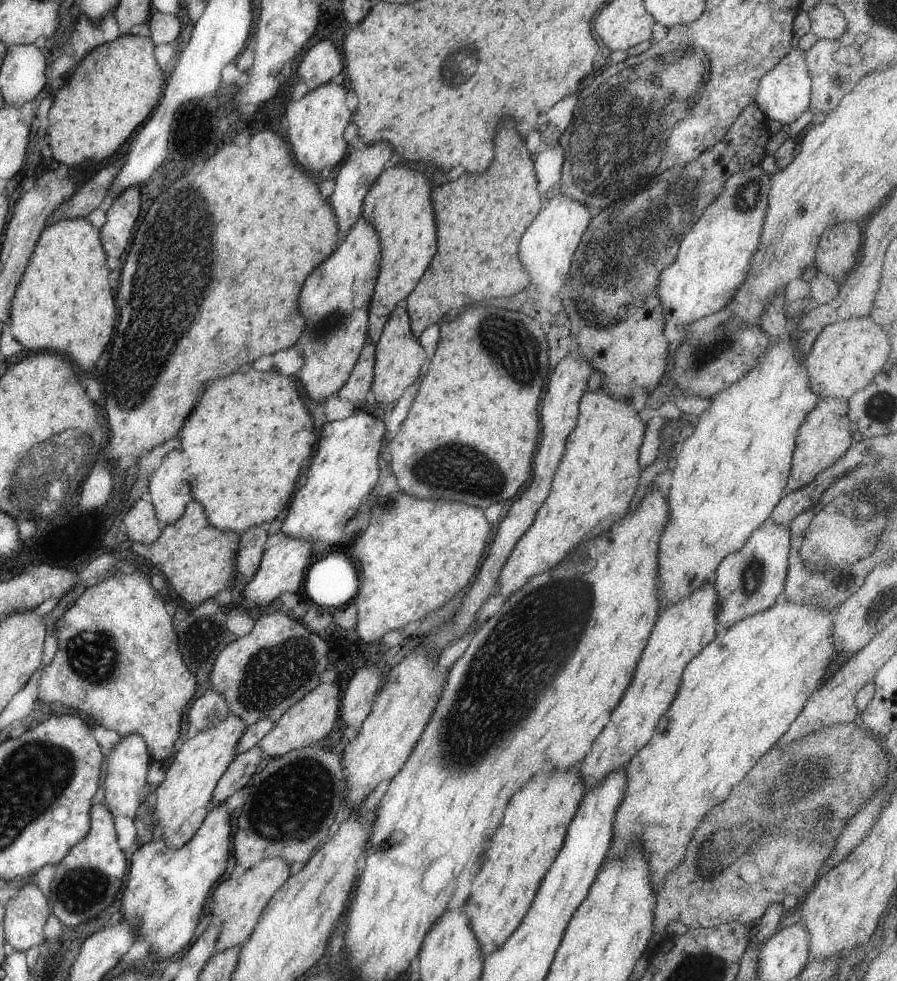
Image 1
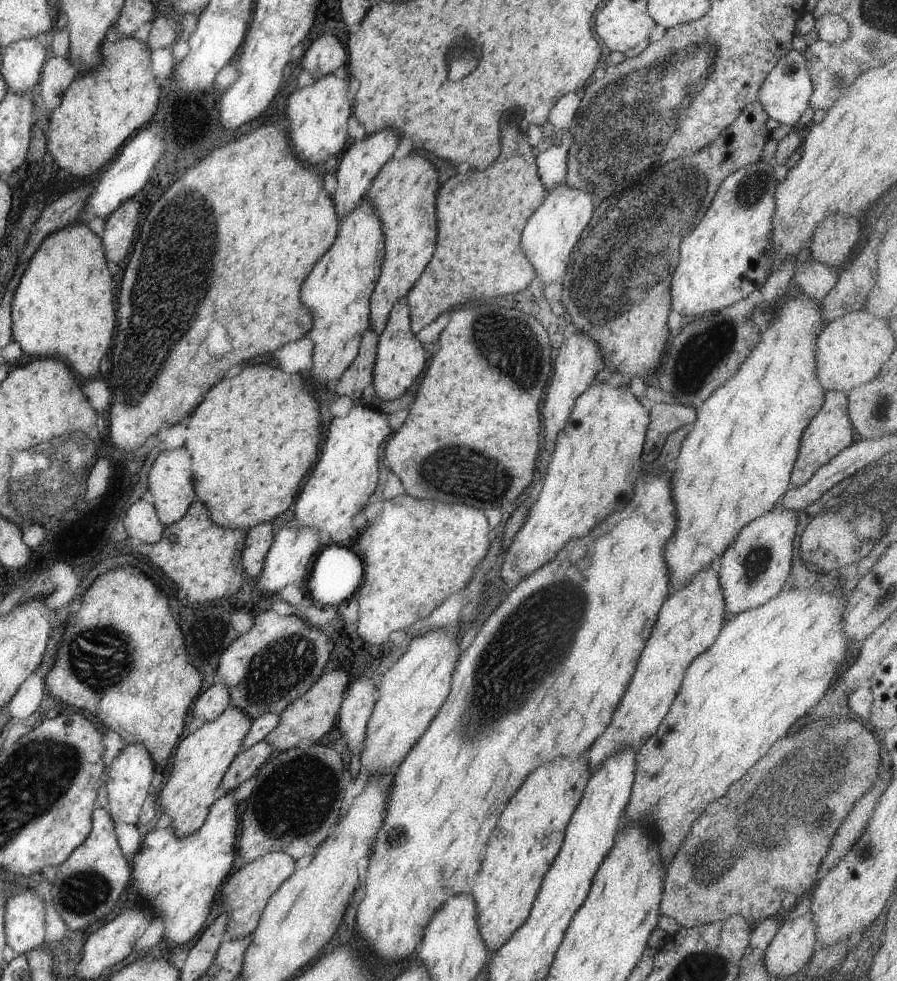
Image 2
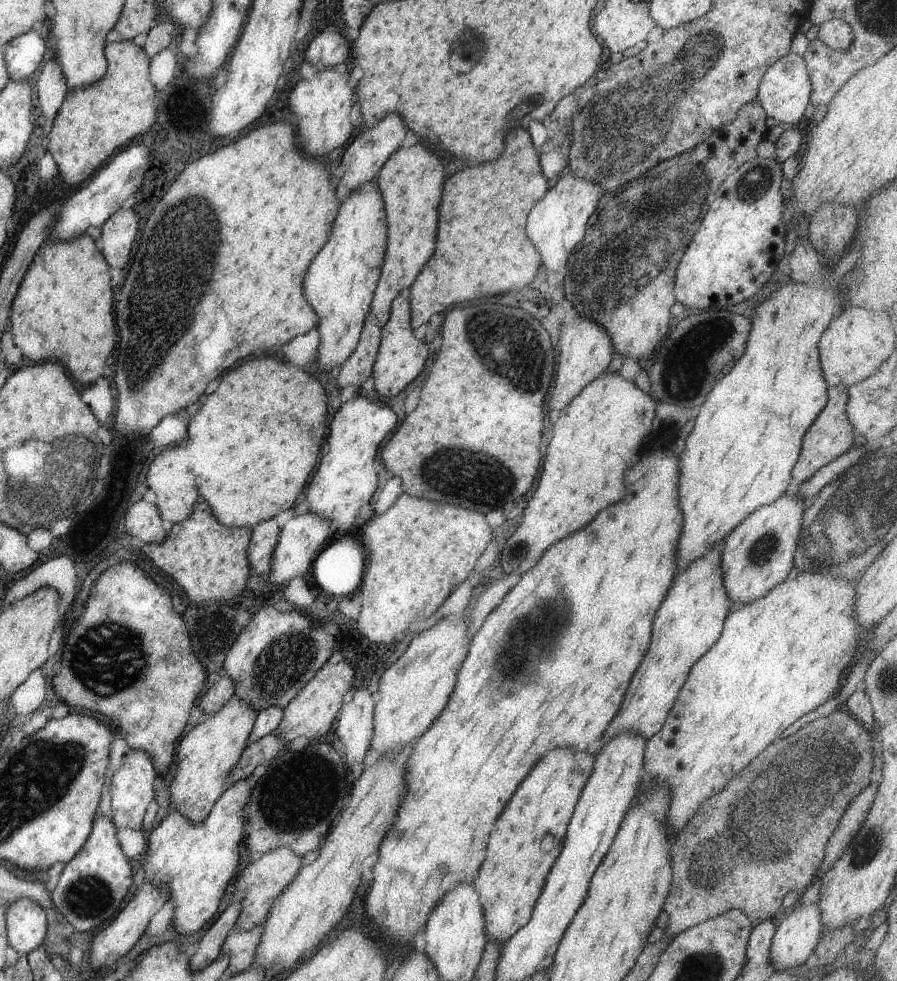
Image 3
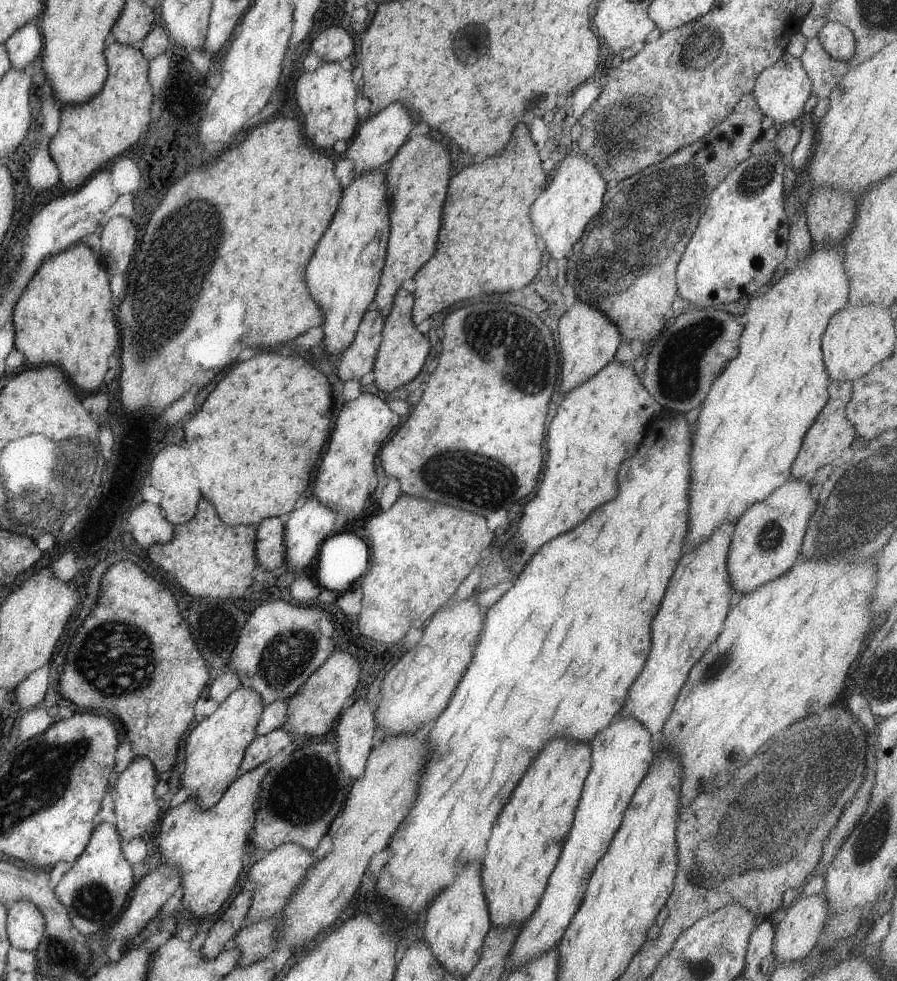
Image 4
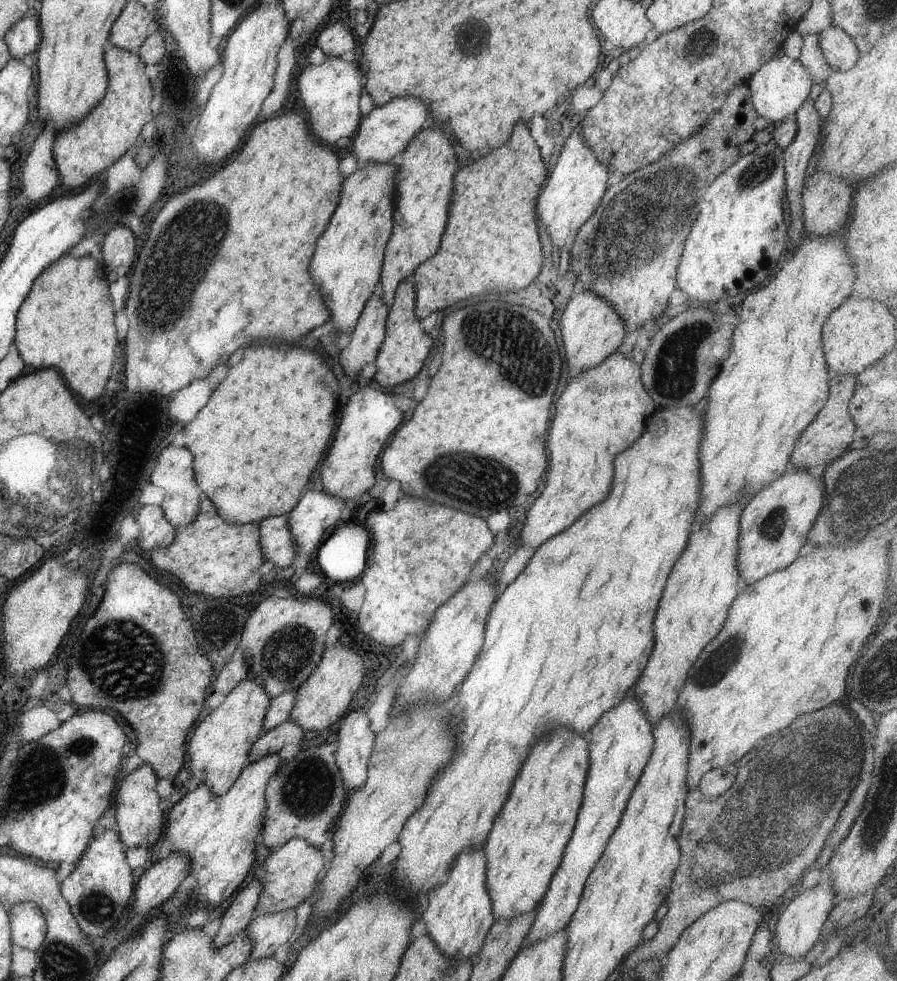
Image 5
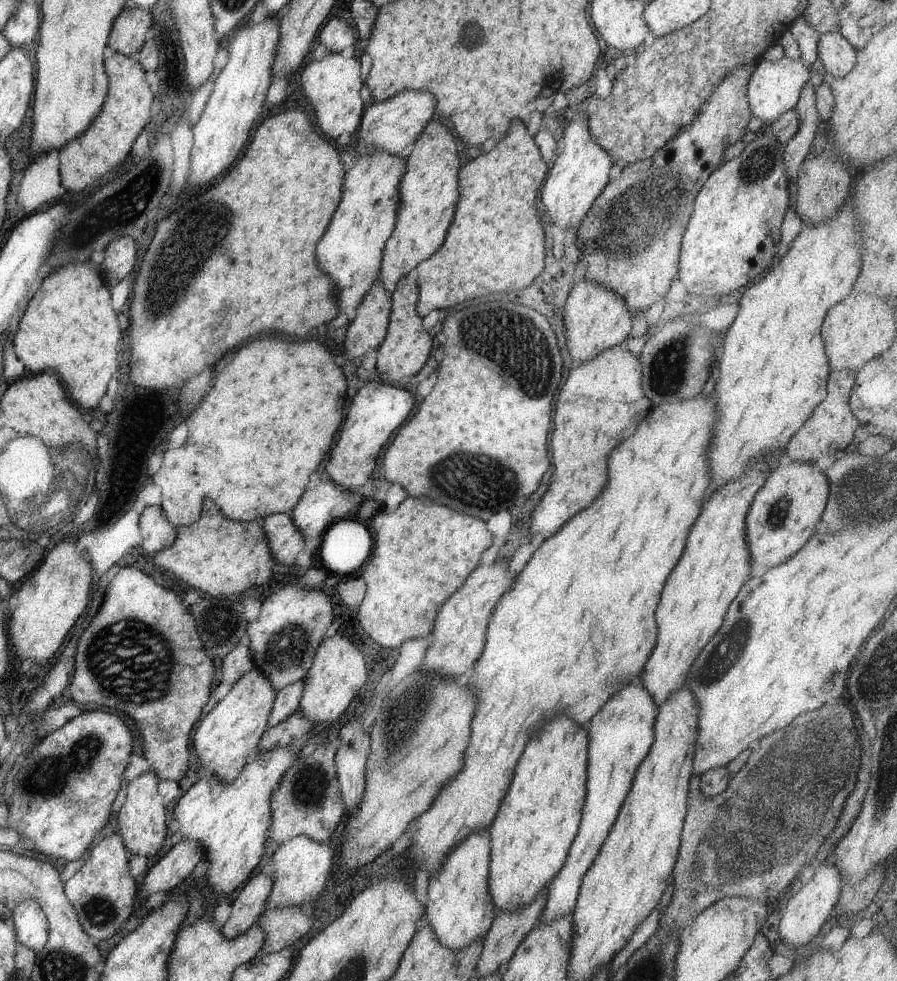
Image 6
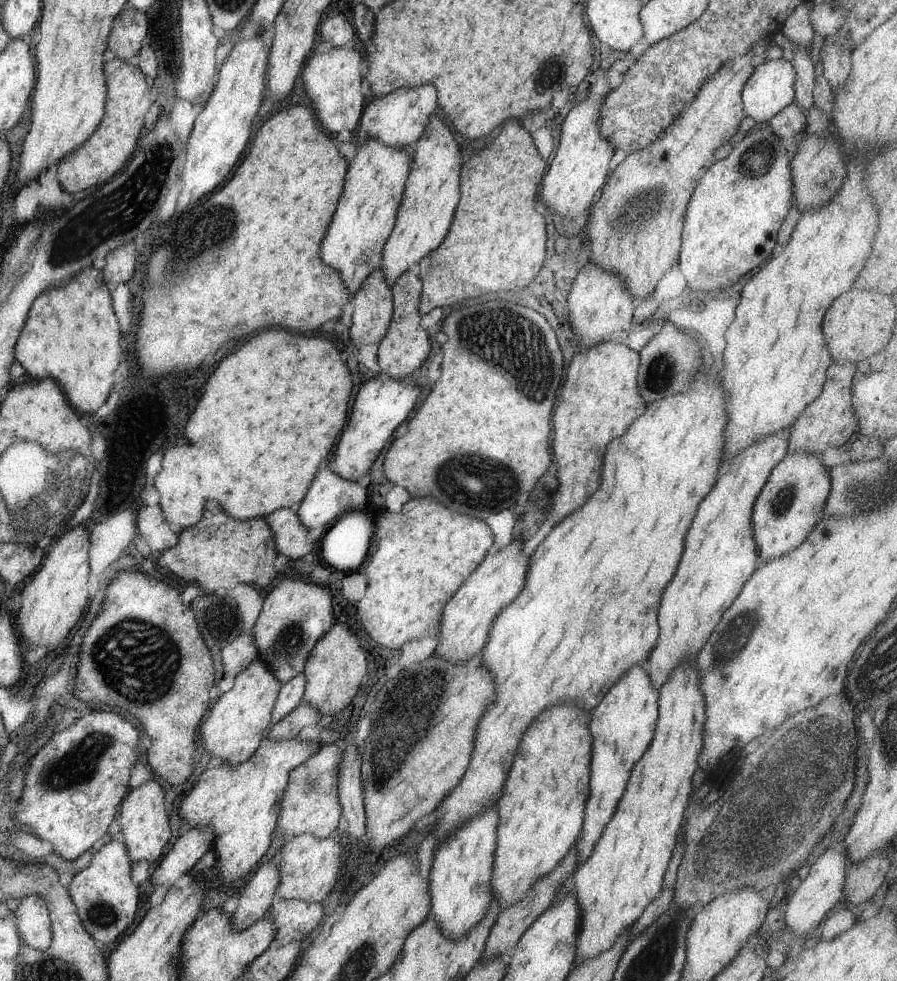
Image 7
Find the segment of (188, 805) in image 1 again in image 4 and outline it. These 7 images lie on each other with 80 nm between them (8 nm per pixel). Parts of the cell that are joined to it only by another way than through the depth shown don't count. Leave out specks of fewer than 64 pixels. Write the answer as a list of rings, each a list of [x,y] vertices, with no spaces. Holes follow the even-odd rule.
[[[228,668],[222,676],[208,686],[208,698],[220,704],[214,714],[190,730],[184,740],[184,773],[180,784],[188,790],[190,798],[196,800],[204,810],[212,808],[224,796],[226,789],[240,774],[240,765],[248,745],[257,737],[256,727],[263,708],[261,696],[252,689],[241,686],[240,679]]]

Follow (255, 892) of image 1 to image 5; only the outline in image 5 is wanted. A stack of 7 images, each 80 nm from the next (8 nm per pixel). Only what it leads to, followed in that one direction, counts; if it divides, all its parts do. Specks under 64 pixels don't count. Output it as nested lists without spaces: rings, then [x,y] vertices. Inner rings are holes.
[[[292,838],[282,847],[273,850],[256,870],[256,878],[264,884],[255,915],[273,914],[295,909],[299,904],[312,898],[319,880],[325,873],[324,856],[320,847],[313,846],[302,838]]]

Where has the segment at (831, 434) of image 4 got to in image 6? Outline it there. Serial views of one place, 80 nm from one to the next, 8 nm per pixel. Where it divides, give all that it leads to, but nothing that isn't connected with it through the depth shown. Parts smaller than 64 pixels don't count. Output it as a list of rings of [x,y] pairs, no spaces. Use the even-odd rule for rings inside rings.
[[[831,370],[827,379],[826,399],[814,410],[810,419],[792,438],[784,449],[784,457],[788,461],[801,461],[810,464],[823,457],[844,451],[853,441],[858,429],[858,420],[851,412],[849,399],[855,384],[855,373],[850,371]]]

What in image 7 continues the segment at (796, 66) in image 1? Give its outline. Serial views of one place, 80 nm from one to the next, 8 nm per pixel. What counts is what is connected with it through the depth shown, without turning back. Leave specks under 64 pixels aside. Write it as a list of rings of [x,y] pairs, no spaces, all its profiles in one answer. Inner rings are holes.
[[[774,59],[758,65],[748,78],[742,91],[743,106],[746,116],[750,116],[758,126],[765,126],[780,111],[795,102],[796,70],[790,61]]]

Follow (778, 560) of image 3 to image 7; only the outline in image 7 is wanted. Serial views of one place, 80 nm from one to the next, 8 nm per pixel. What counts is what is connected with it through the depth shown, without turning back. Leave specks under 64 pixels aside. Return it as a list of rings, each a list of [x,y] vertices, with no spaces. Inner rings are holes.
[[[809,453],[787,454],[772,469],[764,488],[758,493],[753,506],[751,523],[756,548],[763,563],[777,559],[802,544],[822,519],[822,510],[831,491],[831,478],[827,468],[820,463],[819,458],[820,456]]]

